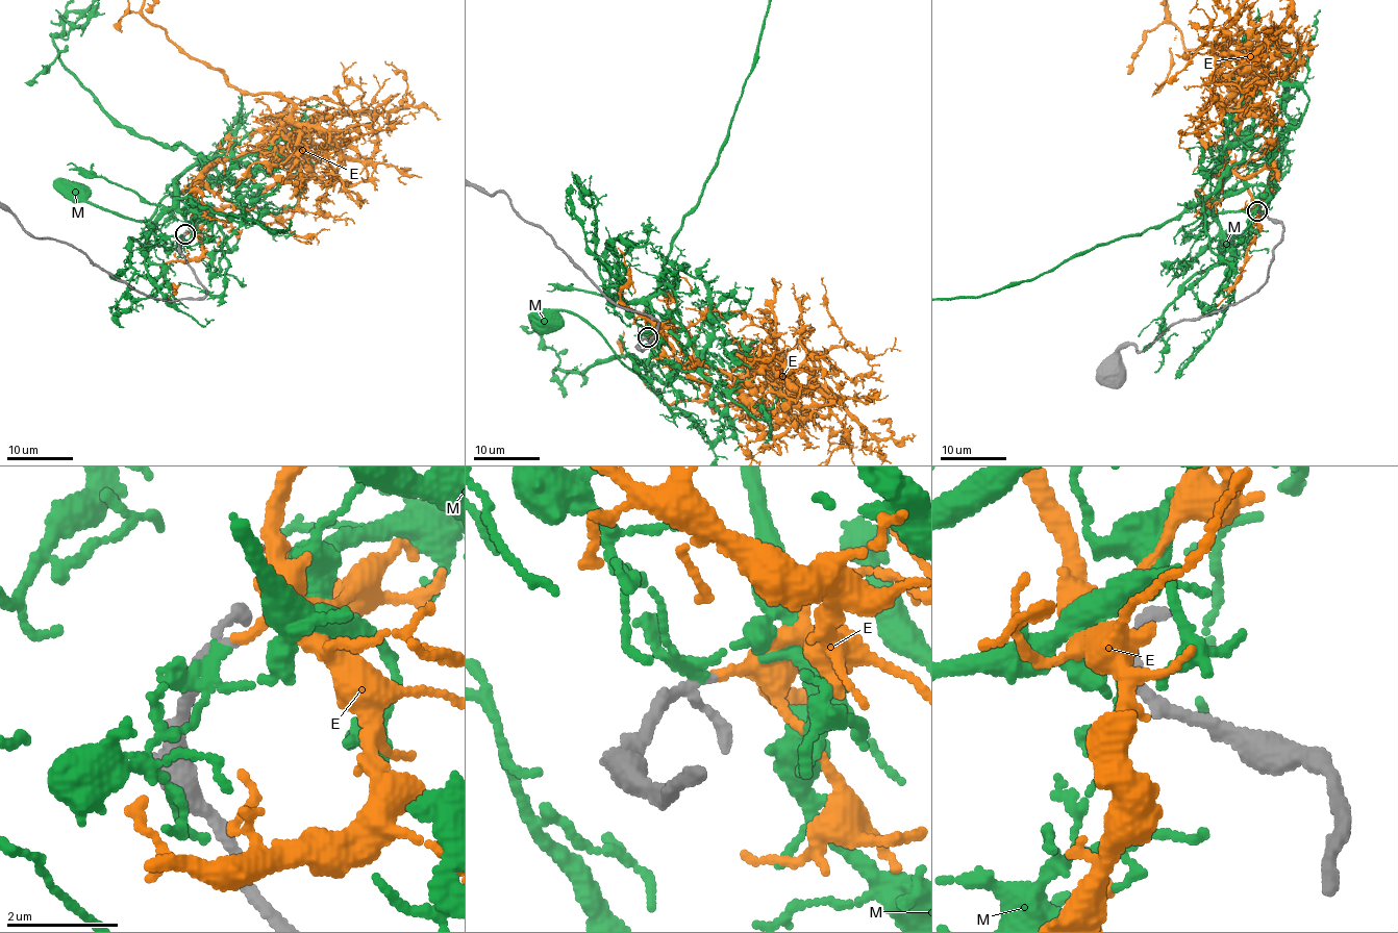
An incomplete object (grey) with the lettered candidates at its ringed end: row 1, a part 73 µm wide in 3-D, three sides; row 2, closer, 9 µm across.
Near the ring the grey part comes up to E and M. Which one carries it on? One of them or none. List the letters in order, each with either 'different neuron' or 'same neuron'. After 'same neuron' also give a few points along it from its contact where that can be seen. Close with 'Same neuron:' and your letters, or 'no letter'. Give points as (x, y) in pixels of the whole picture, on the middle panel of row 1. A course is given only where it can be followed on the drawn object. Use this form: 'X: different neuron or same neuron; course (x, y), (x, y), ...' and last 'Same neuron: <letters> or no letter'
E: same neuron
M: different neuron
Same neuron: E

